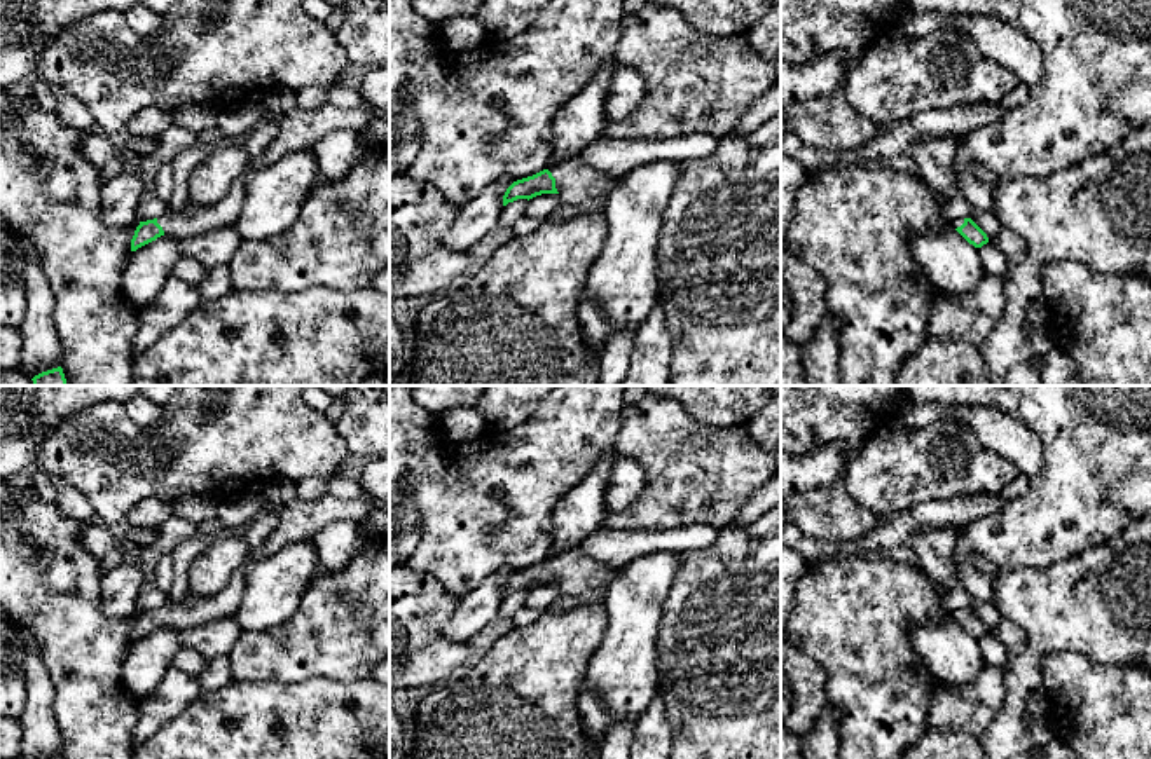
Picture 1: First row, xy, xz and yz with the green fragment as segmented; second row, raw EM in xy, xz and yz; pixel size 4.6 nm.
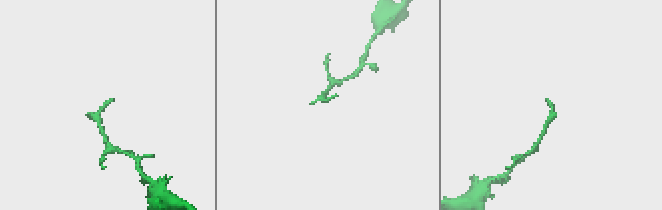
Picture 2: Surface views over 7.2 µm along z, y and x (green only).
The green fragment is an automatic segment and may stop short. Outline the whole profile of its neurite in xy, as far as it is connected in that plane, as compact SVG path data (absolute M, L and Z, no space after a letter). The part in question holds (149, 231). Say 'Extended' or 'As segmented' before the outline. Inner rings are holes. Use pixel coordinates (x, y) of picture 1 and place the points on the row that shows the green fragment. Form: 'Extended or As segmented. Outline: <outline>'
Extended. Outline: M325 103L313 110L292 108L283 115L276 140L265 154L252 161L229 188L227 195L208 206L187 202L178 213L166 213L161 218L140 222L131 239L131 251L155 241L161 236L178 241L215 230L225 225L234 225L246 194L246 178L252 171L265 168L290 152L313 148L323 136L337 129L360 131L370 120L370 105L341 108Z

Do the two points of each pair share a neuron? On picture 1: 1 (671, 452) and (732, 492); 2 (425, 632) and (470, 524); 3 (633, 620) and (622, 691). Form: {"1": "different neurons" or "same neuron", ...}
{"1": "same neuron", "2": "different neurons", "3": "same neuron"}

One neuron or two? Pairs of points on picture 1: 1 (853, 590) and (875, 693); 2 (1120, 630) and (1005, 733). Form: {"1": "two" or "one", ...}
{"1": "one", "2": "one"}

